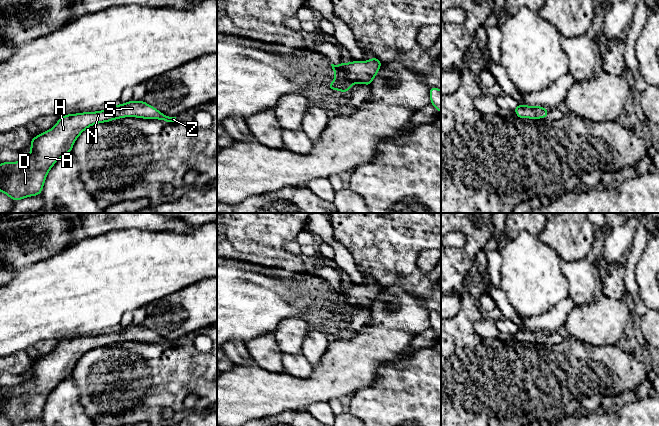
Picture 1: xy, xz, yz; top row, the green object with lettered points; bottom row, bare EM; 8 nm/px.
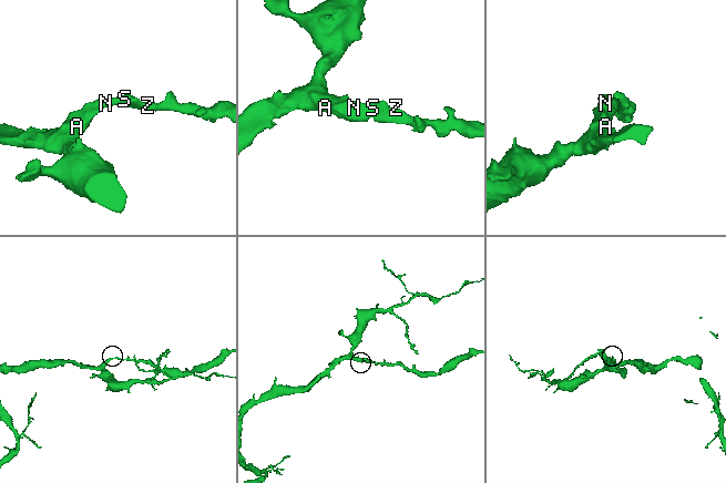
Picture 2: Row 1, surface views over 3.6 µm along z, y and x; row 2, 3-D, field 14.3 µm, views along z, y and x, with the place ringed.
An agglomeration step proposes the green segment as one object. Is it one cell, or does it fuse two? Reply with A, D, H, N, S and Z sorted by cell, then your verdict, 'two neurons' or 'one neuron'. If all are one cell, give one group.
groups A D H N S Z; one neuron

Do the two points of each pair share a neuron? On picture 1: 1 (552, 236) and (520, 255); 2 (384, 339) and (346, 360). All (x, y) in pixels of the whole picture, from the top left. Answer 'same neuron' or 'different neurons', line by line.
1: different neurons
2: same neuron

